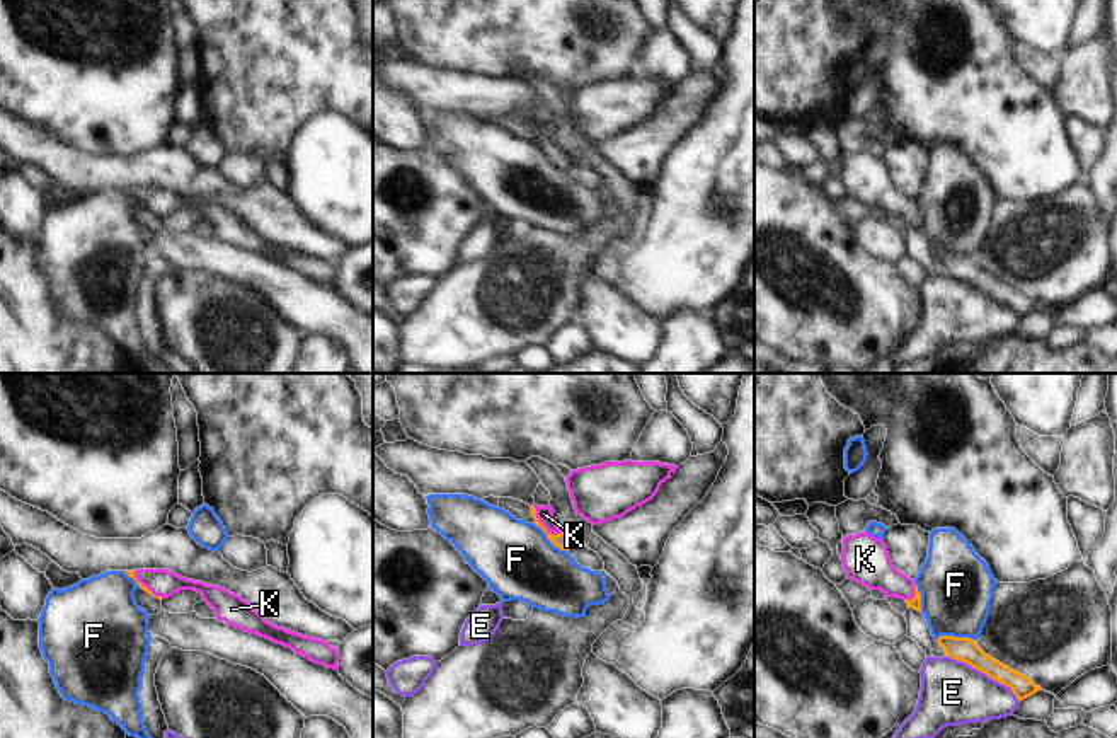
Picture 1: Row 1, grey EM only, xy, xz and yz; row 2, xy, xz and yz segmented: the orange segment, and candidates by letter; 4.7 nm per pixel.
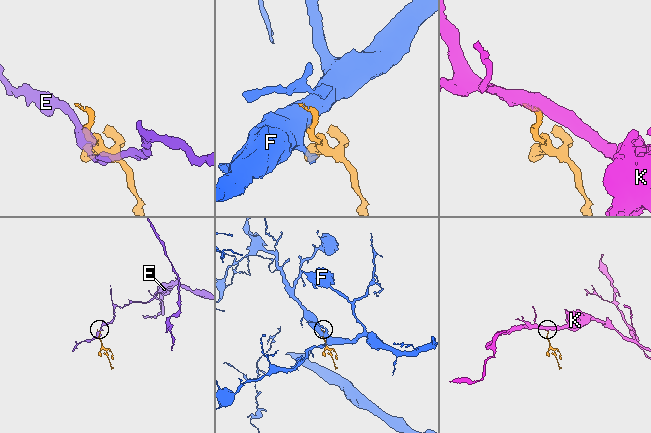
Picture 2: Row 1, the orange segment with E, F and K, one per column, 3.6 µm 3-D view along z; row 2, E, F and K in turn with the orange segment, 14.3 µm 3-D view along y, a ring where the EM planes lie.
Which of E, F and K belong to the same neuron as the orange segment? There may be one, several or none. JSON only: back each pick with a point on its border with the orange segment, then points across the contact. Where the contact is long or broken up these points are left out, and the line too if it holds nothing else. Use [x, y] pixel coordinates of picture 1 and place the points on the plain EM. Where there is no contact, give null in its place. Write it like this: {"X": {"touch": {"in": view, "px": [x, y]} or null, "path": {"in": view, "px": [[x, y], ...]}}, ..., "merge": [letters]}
{"K": {"touch": {"in": "xz", "px": [542, 144]}, "path": {"in": "xz", "px": [[561, 159], [542, 144], [544, 132]]}}, "merge": ["K"]}

